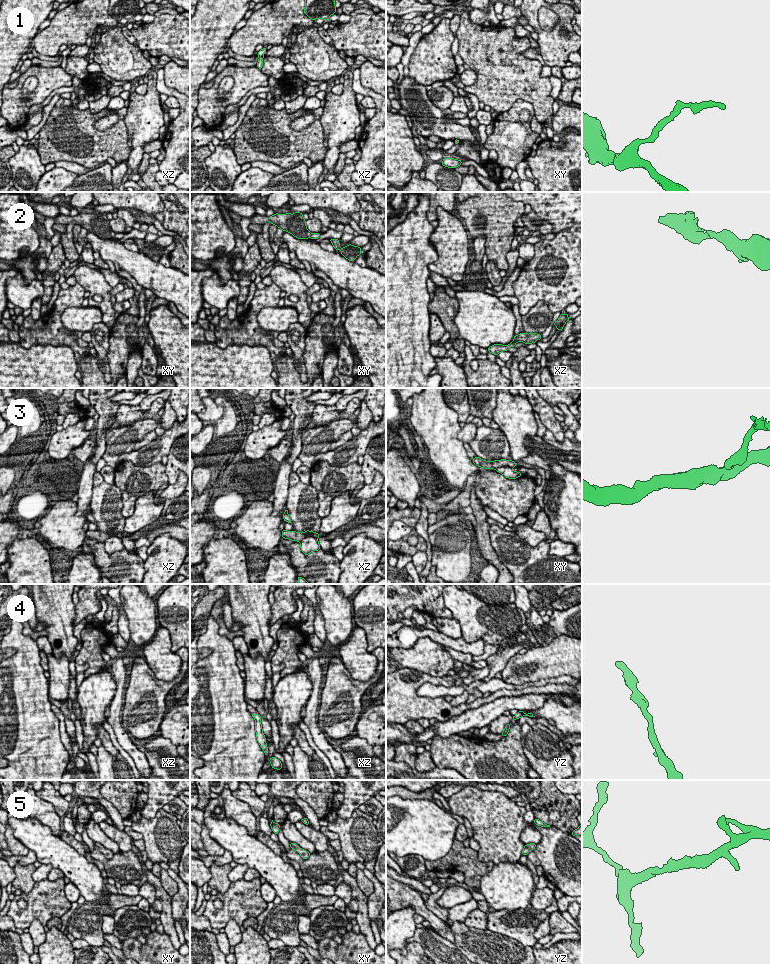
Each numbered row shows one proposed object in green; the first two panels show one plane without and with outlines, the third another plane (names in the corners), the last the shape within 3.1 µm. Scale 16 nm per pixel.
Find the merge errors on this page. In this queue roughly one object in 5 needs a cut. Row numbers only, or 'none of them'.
3

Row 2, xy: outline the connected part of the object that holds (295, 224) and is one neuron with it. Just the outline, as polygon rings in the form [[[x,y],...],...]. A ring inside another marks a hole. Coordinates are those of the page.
[[[295,212],[294,214],[278,214],[270,216],[267,222],[276,225],[283,231],[291,233],[298,239],[313,238],[318,239],[320,233],[311,233],[306,227],[306,220],[303,218],[303,214],[300,212]]]

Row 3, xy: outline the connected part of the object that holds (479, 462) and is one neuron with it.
[[[476,456],[473,460],[473,463],[478,466],[478,467],[482,467],[482,468],[486,468],[486,469],[497,469],[499,467],[502,466],[509,466],[509,467],[515,467],[517,466],[517,464],[512,461],[512,460],[505,460],[505,459],[501,459],[501,460],[494,460],[494,461],[485,461],[481,458],[479,458],[478,456]]]

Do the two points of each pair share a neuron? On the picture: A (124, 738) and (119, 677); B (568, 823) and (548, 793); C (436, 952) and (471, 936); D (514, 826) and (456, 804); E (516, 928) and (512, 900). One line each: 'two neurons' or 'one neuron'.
A: one neuron
B: one neuron
C: two neurons
D: one neuron
E: two neurons

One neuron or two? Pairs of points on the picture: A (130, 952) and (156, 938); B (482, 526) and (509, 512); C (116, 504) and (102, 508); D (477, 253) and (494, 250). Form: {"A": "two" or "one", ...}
{"A": "one", "B": "two", "C": "one", "D": "two"}

